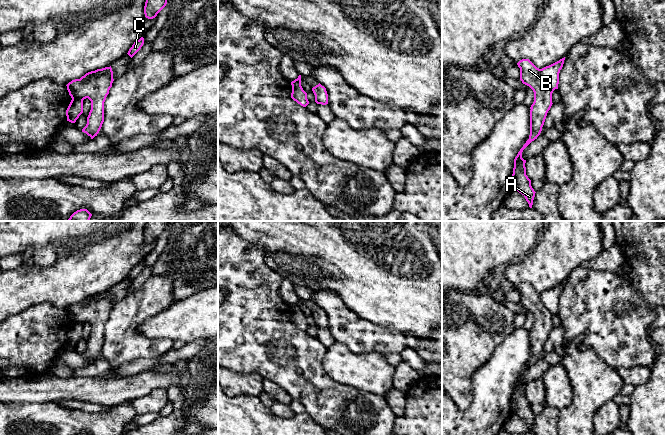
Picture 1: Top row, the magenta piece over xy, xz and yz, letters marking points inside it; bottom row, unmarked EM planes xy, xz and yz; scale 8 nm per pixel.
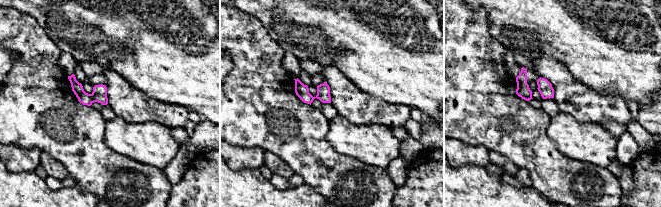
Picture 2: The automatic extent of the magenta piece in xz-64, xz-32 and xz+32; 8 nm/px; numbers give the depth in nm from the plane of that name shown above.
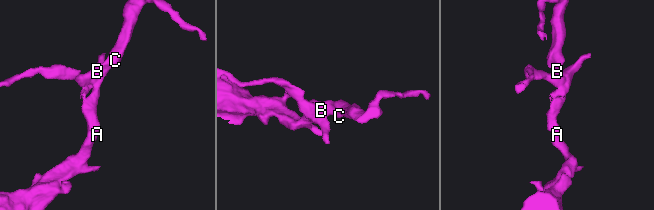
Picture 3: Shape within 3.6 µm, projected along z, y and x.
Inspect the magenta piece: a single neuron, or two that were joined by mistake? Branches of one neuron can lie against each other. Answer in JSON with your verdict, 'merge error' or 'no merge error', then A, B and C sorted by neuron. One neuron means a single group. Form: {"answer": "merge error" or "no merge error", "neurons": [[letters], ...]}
{"answer": "no merge error", "neurons": [["A", "B", "C"]]}

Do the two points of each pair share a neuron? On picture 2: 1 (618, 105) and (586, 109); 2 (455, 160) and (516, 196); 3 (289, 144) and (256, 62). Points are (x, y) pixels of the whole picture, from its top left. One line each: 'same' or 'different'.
1: same
2: different
3: same

